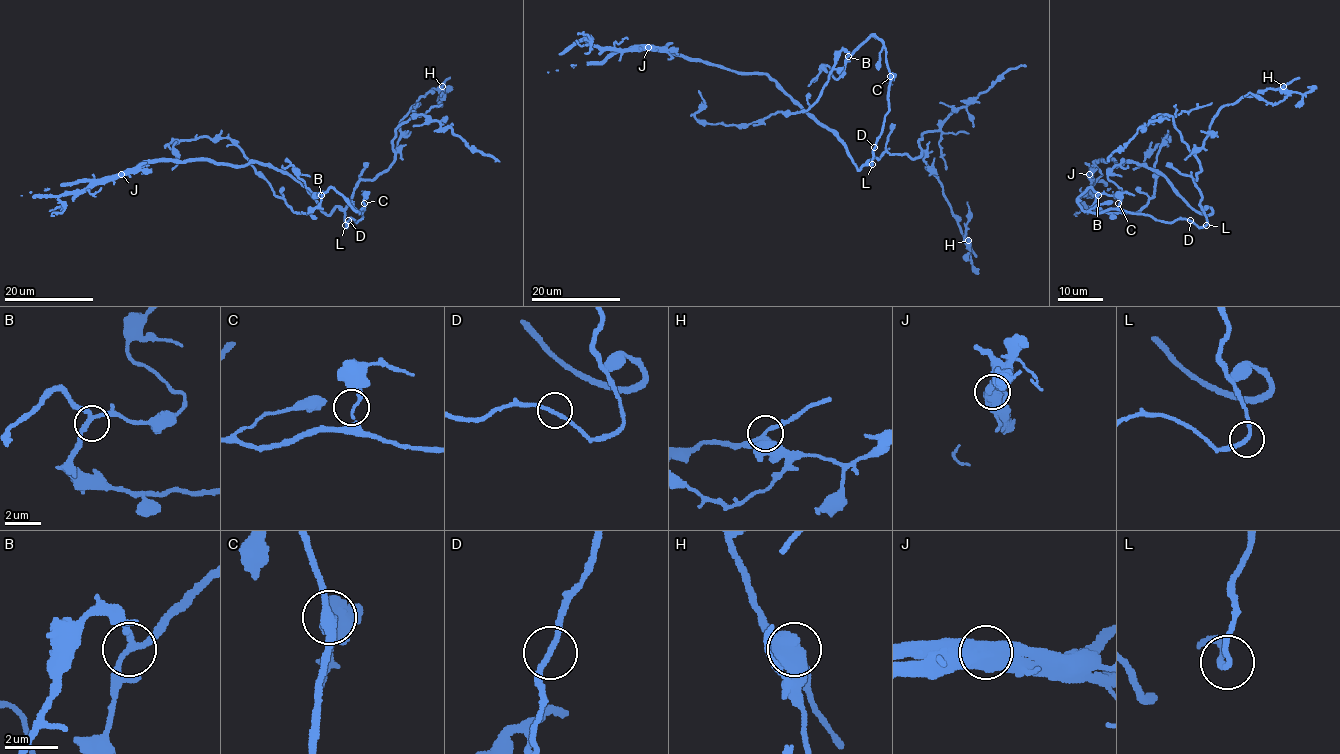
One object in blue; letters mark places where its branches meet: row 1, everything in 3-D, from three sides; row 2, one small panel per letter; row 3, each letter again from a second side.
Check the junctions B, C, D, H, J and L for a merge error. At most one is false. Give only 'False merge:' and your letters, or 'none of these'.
False merge: J

